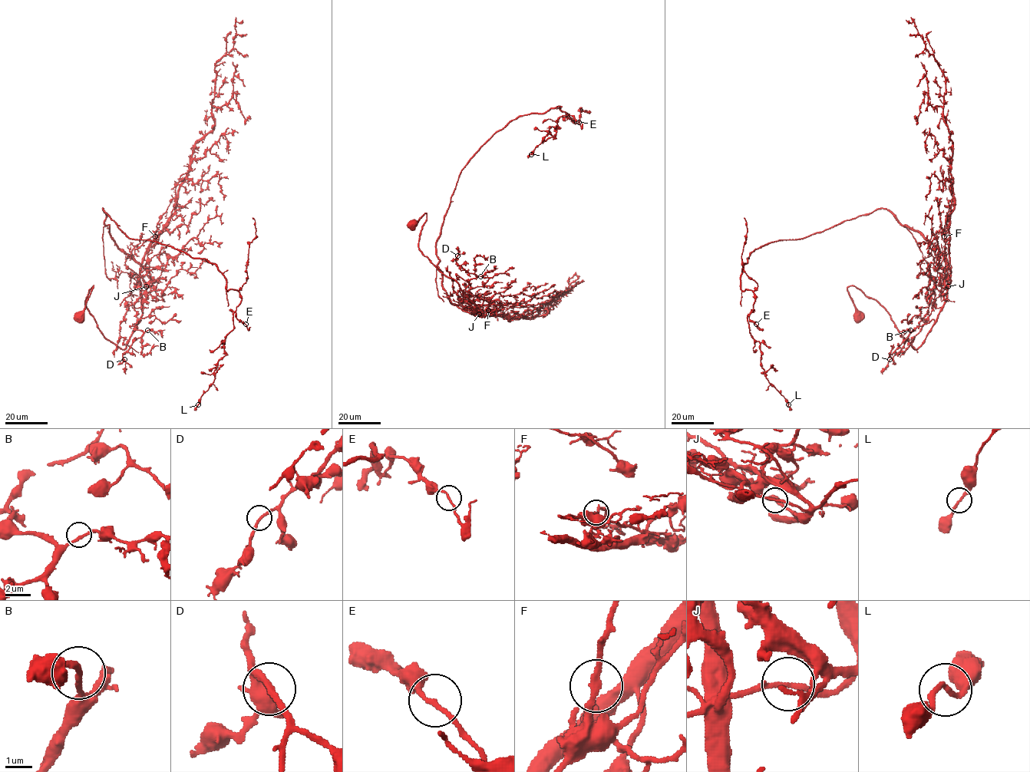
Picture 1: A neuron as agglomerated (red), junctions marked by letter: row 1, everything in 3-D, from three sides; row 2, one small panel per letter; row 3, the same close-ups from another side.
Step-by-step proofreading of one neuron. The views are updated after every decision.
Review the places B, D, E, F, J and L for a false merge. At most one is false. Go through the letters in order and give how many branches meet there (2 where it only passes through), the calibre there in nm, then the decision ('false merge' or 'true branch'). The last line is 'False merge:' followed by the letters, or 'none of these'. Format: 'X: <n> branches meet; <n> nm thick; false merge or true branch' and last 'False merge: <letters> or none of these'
B: 2 branches meet; 200 nm thick; true branch
D: 2 branches meet; 200 nm thick; true branch
E: 2 branches meet; 160 nm thick; true branch
F: 2 branches meet; 200 nm thick; true branch
J: 2 branches meet; 170 nm thick; false merge
L: 2 branches meet; 180 nm thick; true branch
False merge: J

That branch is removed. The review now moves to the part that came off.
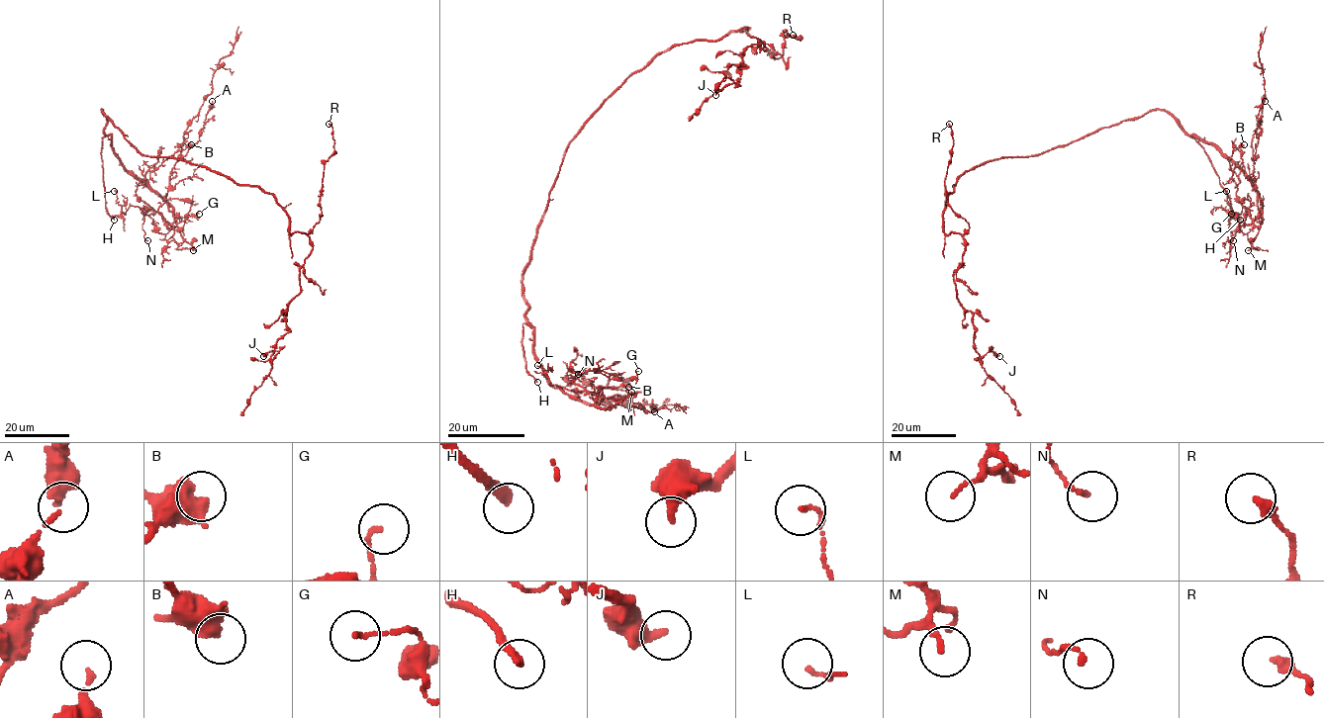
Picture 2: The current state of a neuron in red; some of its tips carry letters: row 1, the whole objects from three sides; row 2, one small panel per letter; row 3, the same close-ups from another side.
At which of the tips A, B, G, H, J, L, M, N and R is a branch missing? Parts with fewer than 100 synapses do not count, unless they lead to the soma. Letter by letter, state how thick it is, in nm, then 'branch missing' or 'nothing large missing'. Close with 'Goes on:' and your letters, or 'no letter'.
A: calibre 120 nm; nothing large missing
B: calibre 400 nm; nothing large missing
G: calibre 120 nm; nothing large missing
H: calibre 280 nm; branch missing
J: calibre 280 nm; nothing large missing
L: calibre 120 nm; nothing large missing
M: calibre 110 nm; nothing large missing
N: calibre 130 nm; nothing large missing
R: calibre 280 nm; nothing large missing
Goes on: H

